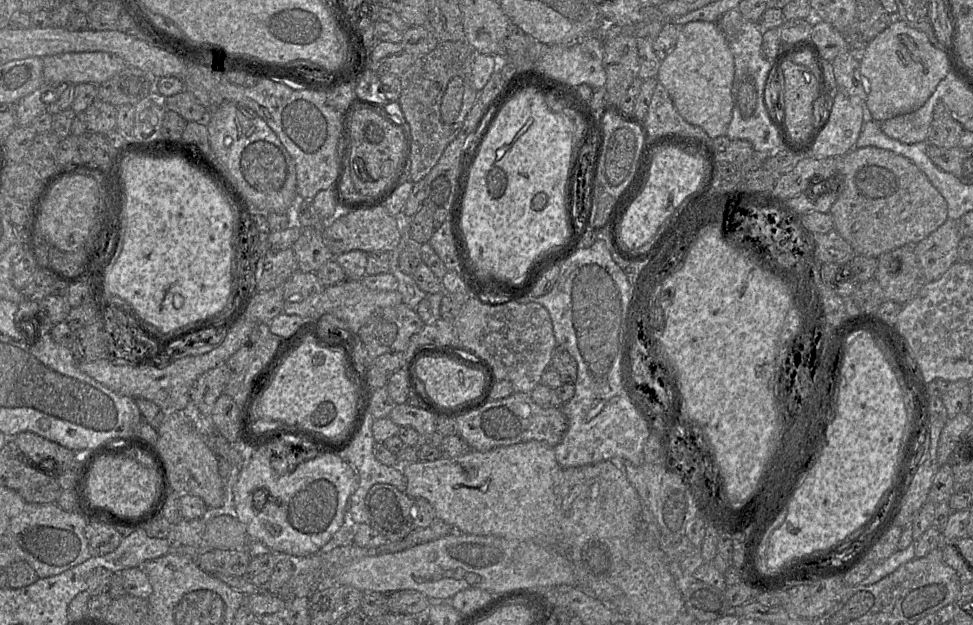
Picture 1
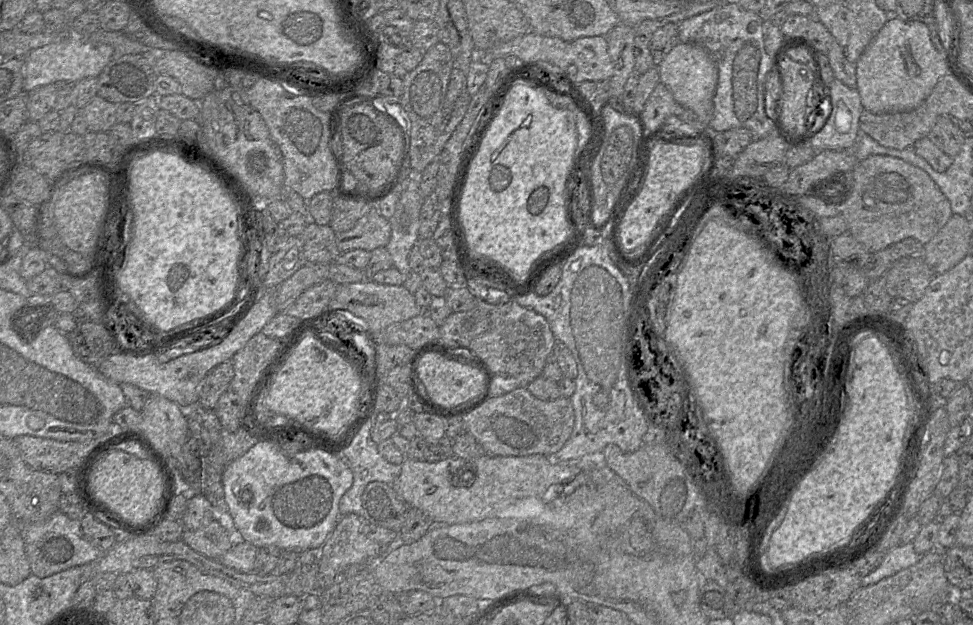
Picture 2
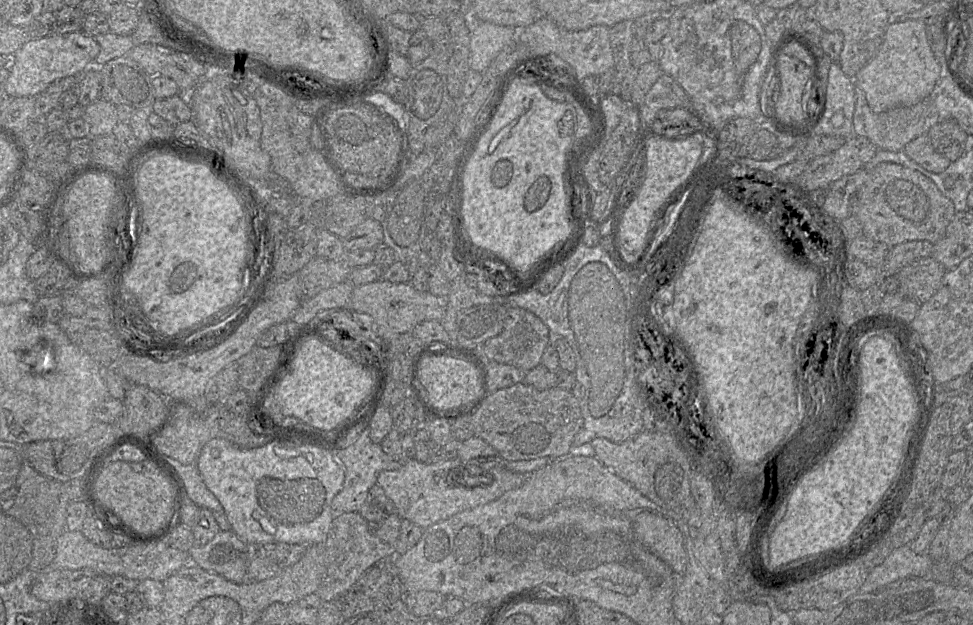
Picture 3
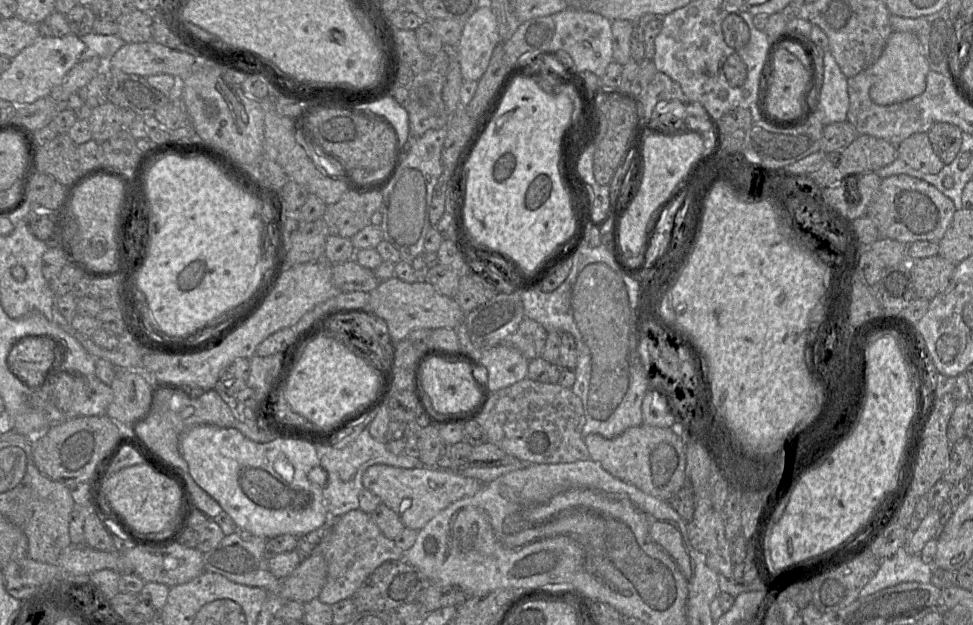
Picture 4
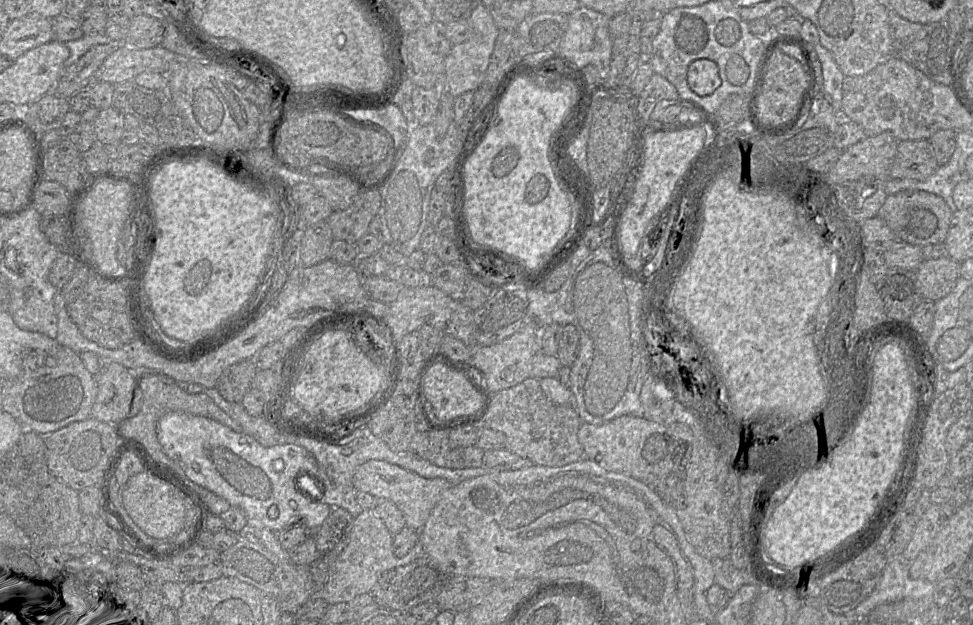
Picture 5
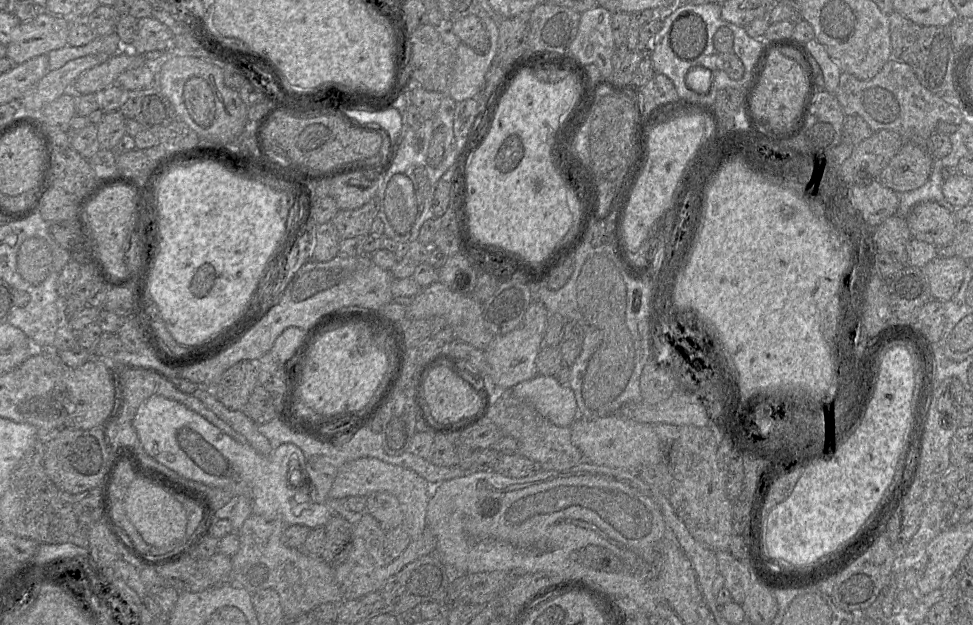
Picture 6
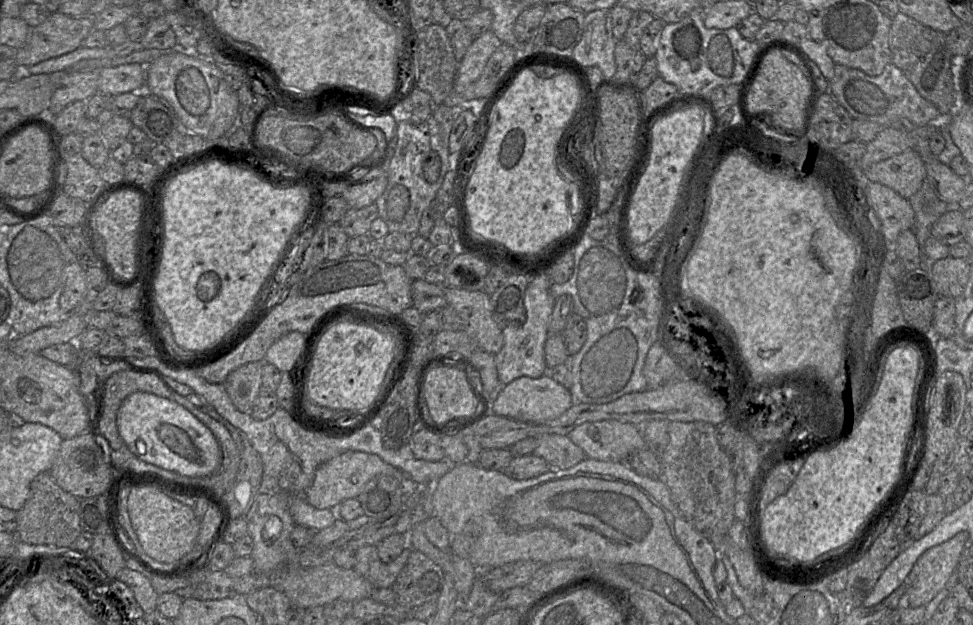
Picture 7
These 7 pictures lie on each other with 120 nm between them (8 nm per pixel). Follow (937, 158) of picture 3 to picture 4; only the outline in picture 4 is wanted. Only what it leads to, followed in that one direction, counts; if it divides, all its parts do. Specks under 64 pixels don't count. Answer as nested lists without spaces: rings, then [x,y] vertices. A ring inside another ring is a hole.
[[[914,133],[897,145],[897,158],[926,174],[937,174],[945,165],[934,152],[927,133]]]

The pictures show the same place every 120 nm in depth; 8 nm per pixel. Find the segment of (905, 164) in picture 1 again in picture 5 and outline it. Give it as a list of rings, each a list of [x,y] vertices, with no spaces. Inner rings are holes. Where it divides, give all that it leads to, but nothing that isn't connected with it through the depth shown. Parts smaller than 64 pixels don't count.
[[[902,190],[887,195],[878,212],[878,216],[889,226],[896,240],[920,247],[944,242],[952,215],[952,211],[943,198],[923,190]]]

